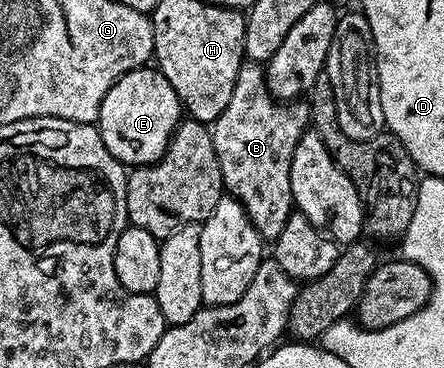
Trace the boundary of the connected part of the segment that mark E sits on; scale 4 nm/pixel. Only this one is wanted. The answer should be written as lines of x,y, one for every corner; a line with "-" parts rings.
144,66
134,68
111,87
103,99
97,127
109,154
113,154
120,164
156,164
167,153
171,137
175,135
184,112
177,98
177,90
169,86
169,78
162,76
158,67

